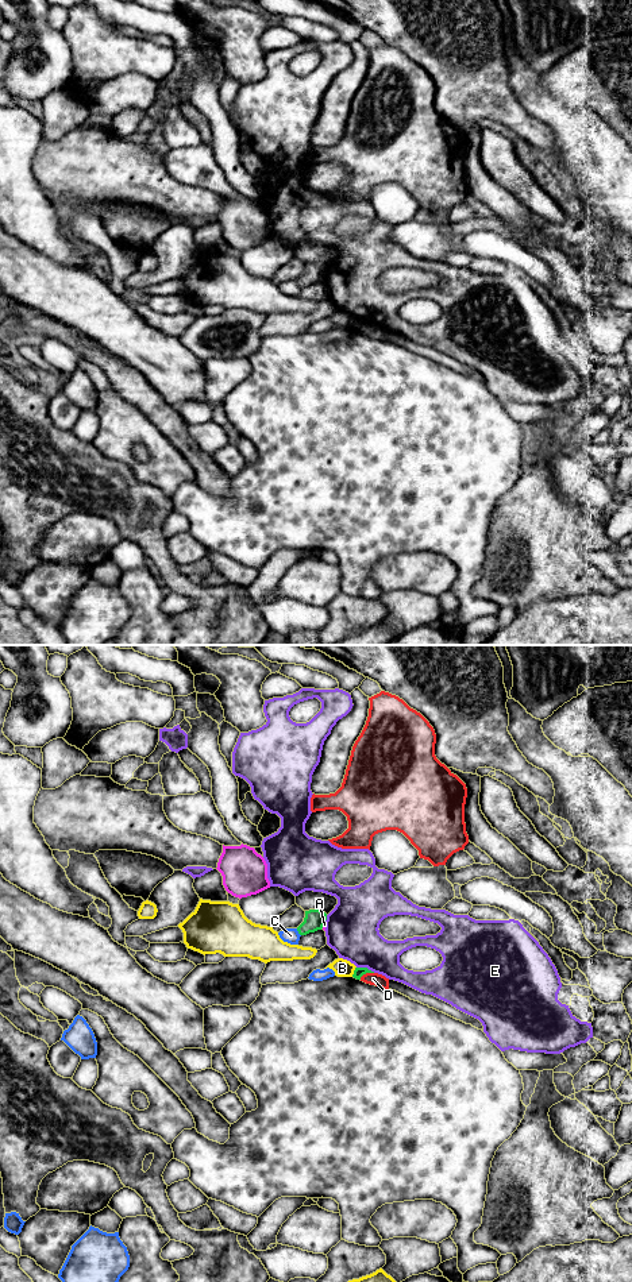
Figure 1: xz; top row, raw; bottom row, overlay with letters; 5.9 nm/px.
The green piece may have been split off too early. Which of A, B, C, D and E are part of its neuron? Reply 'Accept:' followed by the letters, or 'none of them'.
Accept: none of them

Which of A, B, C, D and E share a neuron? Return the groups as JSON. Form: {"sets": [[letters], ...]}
{"sets": [["A"], ["B"], ["C"], ["D"], ["E"]]}

